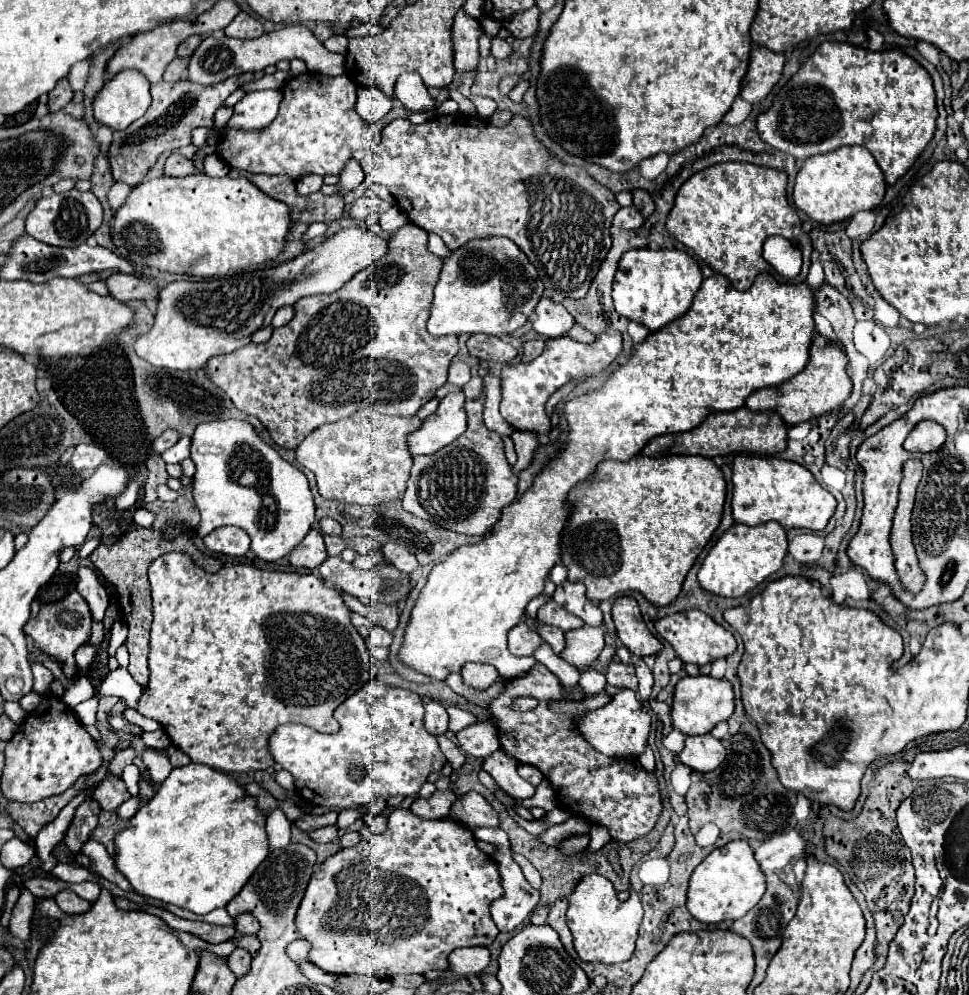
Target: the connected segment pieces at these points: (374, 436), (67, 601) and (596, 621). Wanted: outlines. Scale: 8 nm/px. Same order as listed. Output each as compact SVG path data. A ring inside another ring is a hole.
M375 400L371 406L373 409L360 409L346 419L312 431L296 447L296 459L316 475L318 493L324 499L360 507L380 507L388 519L384 505L388 506L394 499L401 500L410 477L412 457L408 451L408 435L420 429L422 421L418 417L390 417L396 415L396 405L376 405Z
M78 591L68 593L64 599L56 601L56 603L44 603L40 607L40 613L36 619L30 619L24 625L24 633L28 637L34 639L36 647L42 649L44 653L58 657L62 671L66 673L68 679L74 679L76 673L76 663L74 663L74 651L84 645L84 641L90 635L90 627L92 627L92 617L90 617L90 609L84 601L84 597Z
M570 581L560 583L552 599L572 615L580 617L586 625L592 627L602 625L602 611L586 597L586 589L582 583L570 583Z

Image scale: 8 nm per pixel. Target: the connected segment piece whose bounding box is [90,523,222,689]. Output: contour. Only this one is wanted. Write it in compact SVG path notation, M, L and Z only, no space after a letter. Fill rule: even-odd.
M176 523L174 527L184 527L182 533L174 539L166 539L164 531L156 531L156 529L136 529L130 533L124 533L116 543L108 545L100 545L98 549L92 551L90 561L92 565L116 587L118 595L120 595L120 607L122 607L122 619L128 625L128 639L126 639L126 647L130 653L130 665L128 671L130 675L142 685L142 689L148 687L148 661L146 661L146 653L148 653L148 643L150 643L150 623L152 623L152 597L150 597L150 583L148 583L148 567L150 563L170 551L180 551L186 553L192 561L196 561L196 565L200 569L204 569L206 573L216 573L222 563L220 559L208 557L206 553L202 553L190 537L192 527L188 527L186 523Z

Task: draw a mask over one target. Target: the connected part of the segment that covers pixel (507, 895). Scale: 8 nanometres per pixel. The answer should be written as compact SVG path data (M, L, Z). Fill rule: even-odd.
M482 827L482 829L474 829L474 837L476 839L482 839L482 841L488 841L494 845L494 861L496 861L496 869L498 869L498 875L500 875L500 883L502 883L502 897L494 899L490 903L490 915L494 919L494 923L498 925L500 931L514 931L518 925L524 923L524 919L530 915L530 911L536 907L536 903L540 901L540 891L534 889L522 875L518 863L512 859L512 847L510 847L510 841L508 841L508 835L500 829L500 827Z

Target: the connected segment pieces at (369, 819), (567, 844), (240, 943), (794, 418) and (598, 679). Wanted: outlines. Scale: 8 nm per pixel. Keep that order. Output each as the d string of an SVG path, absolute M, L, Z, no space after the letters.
M366 813L366 815L364 815L364 821L366 821L366 825L368 825L372 831L382 833L382 831L386 831L388 817L386 817L386 815L376 815L376 813Z
M578 837L578 839L566 839L566 841L562 841L560 843L560 847L562 847L562 851L566 853L566 855L572 855L572 853L576 853L576 851L582 851L584 847L588 847L588 837Z
M255 935L234 937L232 940L236 943L237 947L248 950L252 958L258 955L261 948L261 944Z
M816 335L810 347L810 361L804 371L794 375L792 379L768 387L768 389L758 389L746 399L746 407L750 411L776 411L788 427L798 425L802 421L810 421L814 417L820 417L824 413L830 413L838 409L850 397L852 393L852 381L846 373L846 355L834 341L824 339L822 335Z
M584 669L578 685L580 685L580 689L586 693L586 697L592 697L592 695L604 691L604 687L606 687L606 677L604 677L604 673L600 673L600 671L596 671L596 669Z

